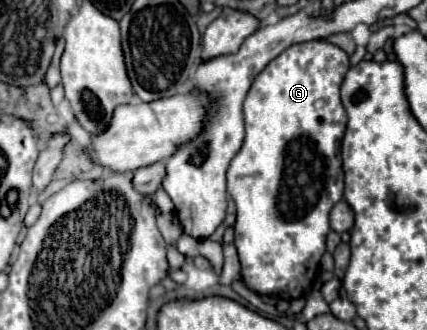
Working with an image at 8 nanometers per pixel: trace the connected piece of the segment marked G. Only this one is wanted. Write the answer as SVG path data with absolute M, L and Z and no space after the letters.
M325 41L297 43L255 77L245 97L245 141L229 165L227 191L237 205L235 247L241 263L241 283L253 293L291 301L311 289L319 271L325 237L331 231L329 211L343 197L341 139L347 127L347 113L339 99L339 87L347 69L349 55L337 45Z

